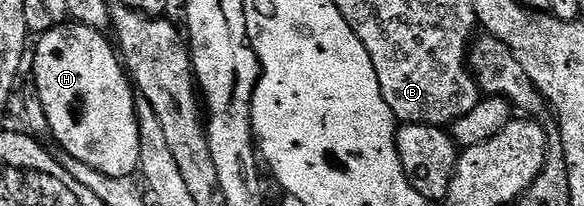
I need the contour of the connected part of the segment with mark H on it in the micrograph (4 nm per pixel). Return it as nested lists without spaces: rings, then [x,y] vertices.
[[[77,22],[67,23],[40,36],[38,53],[34,56],[33,83],[37,85],[53,138],[59,140],[61,151],[86,163],[100,174],[111,178],[133,177],[139,171],[140,138],[138,115],[134,112],[136,92],[120,63],[120,56],[96,28]]]

